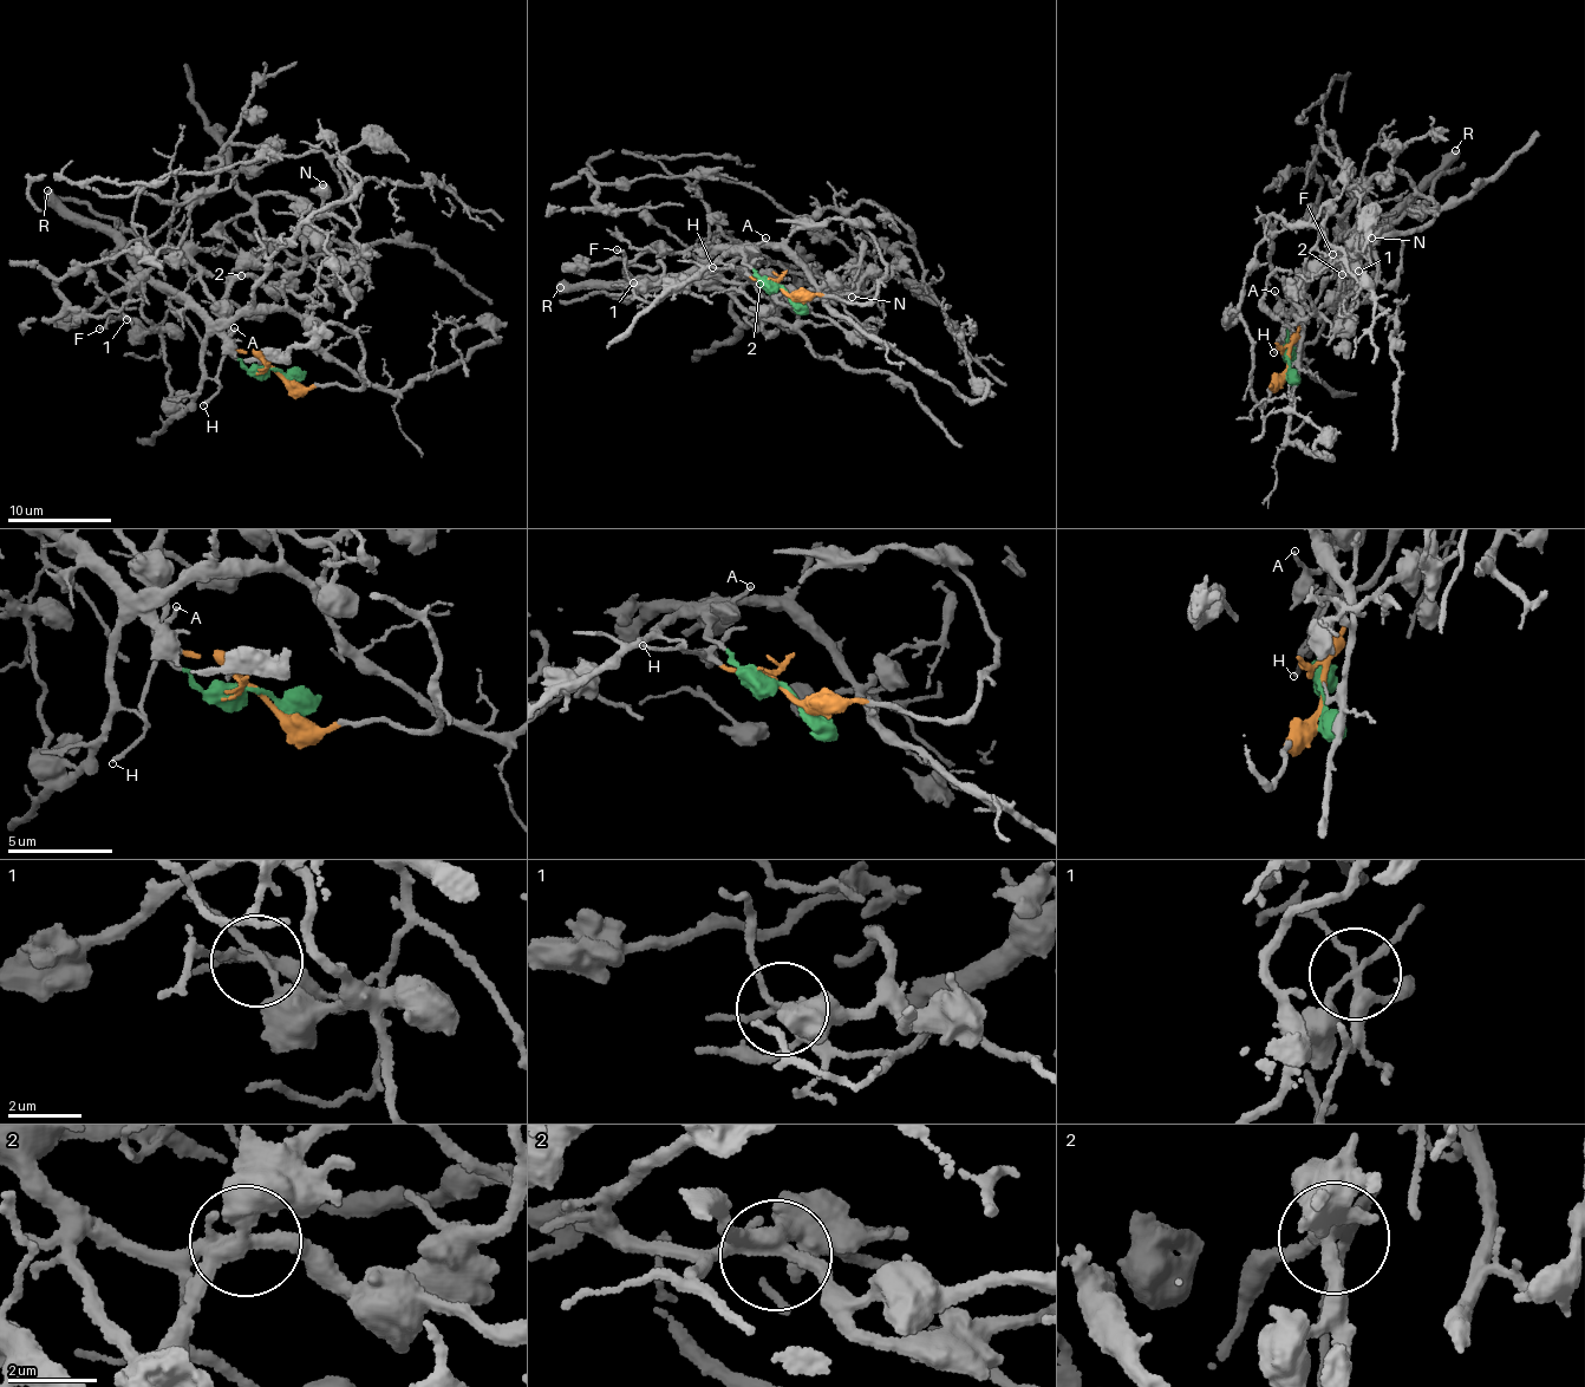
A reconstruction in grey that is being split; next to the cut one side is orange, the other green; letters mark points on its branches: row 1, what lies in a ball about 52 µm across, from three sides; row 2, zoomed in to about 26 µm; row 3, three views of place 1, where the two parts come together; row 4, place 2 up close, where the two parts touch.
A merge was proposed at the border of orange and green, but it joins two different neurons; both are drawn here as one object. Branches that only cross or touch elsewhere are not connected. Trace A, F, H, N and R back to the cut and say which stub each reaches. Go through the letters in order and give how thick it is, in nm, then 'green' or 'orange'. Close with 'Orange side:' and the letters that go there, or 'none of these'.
A: 150 nm | green
F: 190 nm | orange
H: 150 nm | orange
N: 500 nm | green
R: 650 nm | orange
Orange side: F, H, R

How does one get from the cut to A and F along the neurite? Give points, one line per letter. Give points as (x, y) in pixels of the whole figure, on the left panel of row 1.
A: (276, 371), (243, 365), (223, 338), (234, 329)
F: (276, 371), (230, 347), (209, 377), (206, 325), (176, 290), (150, 329), (117, 317), (99, 330)

